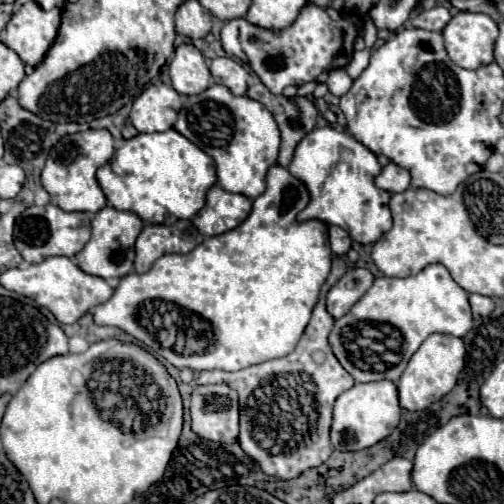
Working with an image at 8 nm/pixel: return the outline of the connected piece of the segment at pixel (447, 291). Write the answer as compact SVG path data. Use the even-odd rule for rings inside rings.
M440 263L428 265L418 275L396 279L396 277L378 277L374 279L372 287L364 297L342 317L334 323L334 329L330 333L330 347L334 355L340 361L340 365L352 375L355 382L367 383L381 379L398 381L402 375L408 359L412 353L420 347L420 343L432 335L432 333L448 333L454 337L464 337L472 329L472 313L468 305L468 293L450 277L448 269ZM356 321L376 321L376 323L390 323L404 335L404 357L398 365L386 369L384 372L360 371L350 359L348 351L344 348L340 331L346 325L356 325Z

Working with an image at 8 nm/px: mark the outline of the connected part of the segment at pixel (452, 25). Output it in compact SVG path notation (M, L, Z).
M460 11L442 31L450 59L464 69L478 69L494 61L498 25L484 13Z

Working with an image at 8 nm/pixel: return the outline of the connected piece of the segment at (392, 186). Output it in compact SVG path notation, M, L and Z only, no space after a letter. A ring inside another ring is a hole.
M388 163L380 171L380 175L374 179L374 185L384 191L390 191L390 193L400 193L410 187L410 173L402 167L398 167L396 163Z

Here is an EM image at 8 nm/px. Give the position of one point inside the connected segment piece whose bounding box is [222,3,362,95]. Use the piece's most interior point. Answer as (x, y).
(314, 43)

